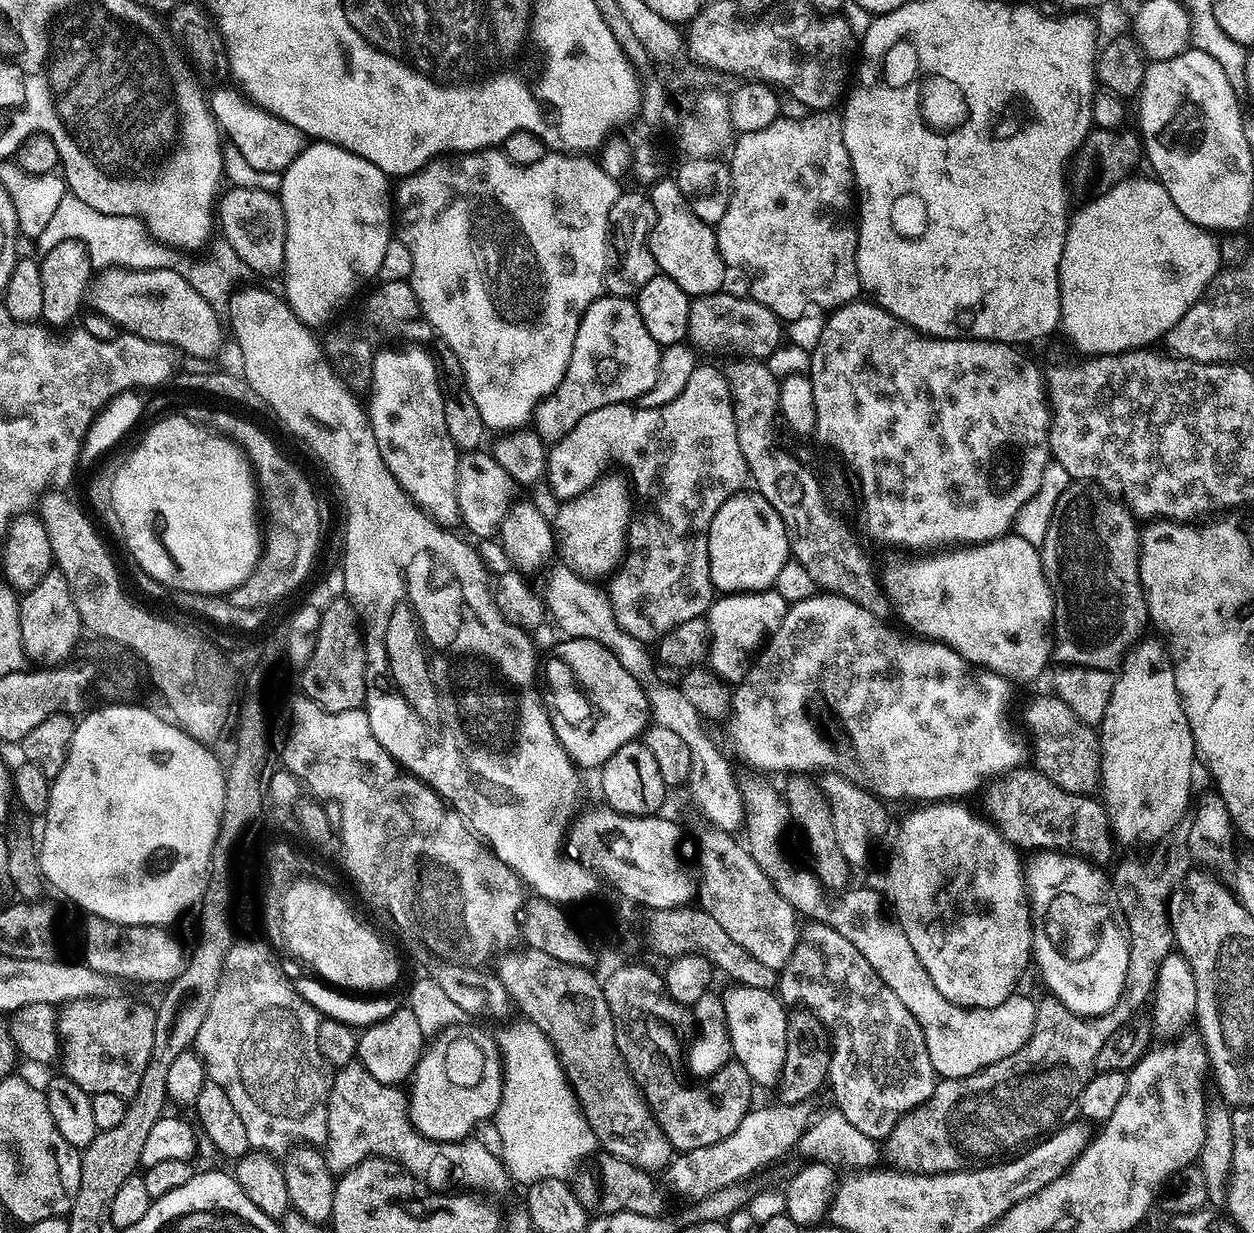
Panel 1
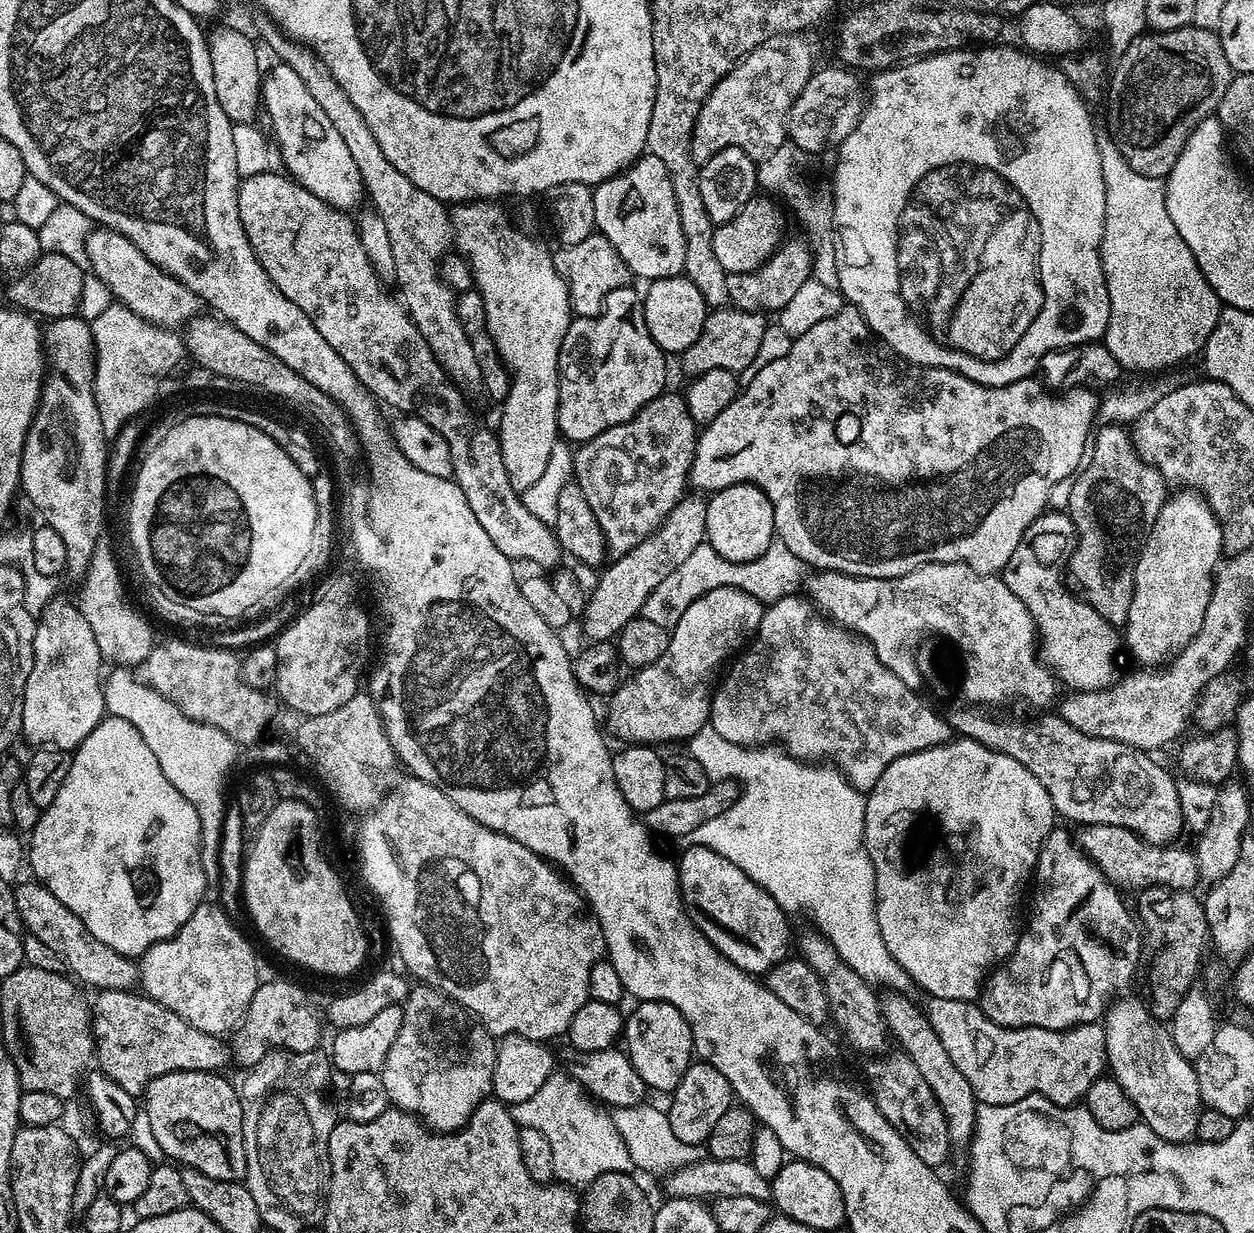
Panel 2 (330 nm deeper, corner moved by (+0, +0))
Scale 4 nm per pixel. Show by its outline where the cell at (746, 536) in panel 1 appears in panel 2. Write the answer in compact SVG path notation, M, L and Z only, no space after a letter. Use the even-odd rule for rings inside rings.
M731 484L721 492L711 493L706 506L706 542L722 558L748 562L766 554L776 536L774 510L770 498L756 484Z

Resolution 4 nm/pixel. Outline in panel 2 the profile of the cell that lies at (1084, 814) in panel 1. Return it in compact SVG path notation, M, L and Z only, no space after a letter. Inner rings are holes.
M1082 824L1075 829L1074 841L1090 860L1100 868L1100 872L1117 889L1136 888L1145 890L1153 885L1161 885L1165 889L1187 889L1197 887L1193 880L1180 880L1180 868L1184 864L1192 864L1194 860L1188 860L1184 852L1156 852L1160 845L1148 844L1141 836L1131 832L1122 826L1110 826L1109 824ZM1176 864L1176 868L1172 868Z

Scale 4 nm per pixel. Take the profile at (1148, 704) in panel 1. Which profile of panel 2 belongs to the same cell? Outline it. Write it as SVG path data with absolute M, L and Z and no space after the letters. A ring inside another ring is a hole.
M1176 490L1176 492L1165 499L1164 504L1160 507L1158 518L1154 522L1154 526L1148 535L1144 537L1144 547L1141 548L1139 556L1136 558L1136 581L1134 582L1134 598L1130 602L1130 614L1128 615L1127 624L1122 628L1122 644L1128 652L1137 660L1140 666L1160 666L1172 659L1177 652L1181 652L1190 642L1190 638L1194 638L1194 634L1198 634L1198 630L1202 628L1202 618L1206 618L1206 606L1212 597L1212 581L1214 573L1221 563L1222 553L1224 552L1224 543L1222 542L1222 526L1218 522L1216 515L1212 513L1212 507L1204 499L1203 495L1196 490Z

